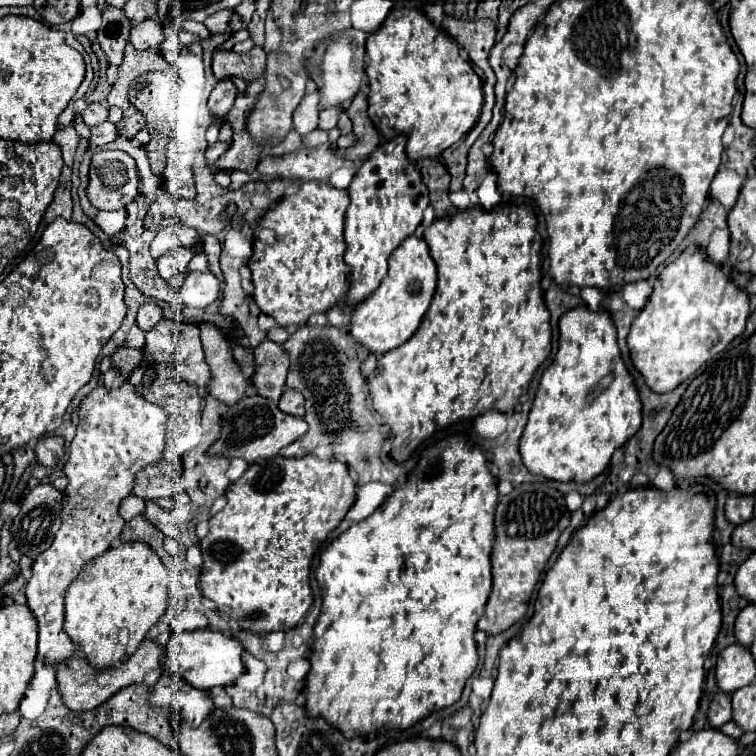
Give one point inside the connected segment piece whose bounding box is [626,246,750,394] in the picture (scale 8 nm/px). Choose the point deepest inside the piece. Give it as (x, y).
(695, 311)

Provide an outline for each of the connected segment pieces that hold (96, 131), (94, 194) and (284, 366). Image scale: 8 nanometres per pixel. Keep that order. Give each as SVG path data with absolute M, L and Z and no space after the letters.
M104 122L104 124L98 124L98 126L92 126L92 136L90 136L90 146L104 146L104 144L110 144L116 136L118 136L118 130L112 122Z
M102 150L92 156L88 200L98 210L118 210L138 196L134 160L122 150Z
M264 340L258 348L254 348L252 384L256 386L260 396L278 400L284 392L286 374L288 374L288 360L280 344L272 340Z

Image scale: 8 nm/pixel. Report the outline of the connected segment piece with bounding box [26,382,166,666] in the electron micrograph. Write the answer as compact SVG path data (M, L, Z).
M124 382L116 390L108 390L102 384L92 390L78 408L80 424L78 432L70 444L70 460L64 468L64 474L68 476L68 486L64 490L64 510L62 510L62 528L58 530L58 536L54 538L54 544L42 552L32 566L32 576L26 584L26 598L28 608L32 610L34 618L38 620L38 660L50 662L56 666L66 656L72 656L78 648L72 644L72 640L66 636L62 624L64 624L64 596L68 586L78 578L86 562L102 556L110 542L116 540L124 528L124 520L118 514L120 502L130 496L134 476L138 470L142 470L146 464L154 464L162 458L164 452L164 434L166 434L166 414L156 406L146 402L142 396L134 392L134 386L130 382Z

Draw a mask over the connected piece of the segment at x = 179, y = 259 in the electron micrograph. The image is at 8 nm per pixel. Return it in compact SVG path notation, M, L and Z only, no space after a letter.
M172 248L172 250L168 250L164 256L160 256L156 260L158 274L164 280L170 280L176 272L186 272L188 262L190 262L192 256L194 256L194 252L190 248Z

